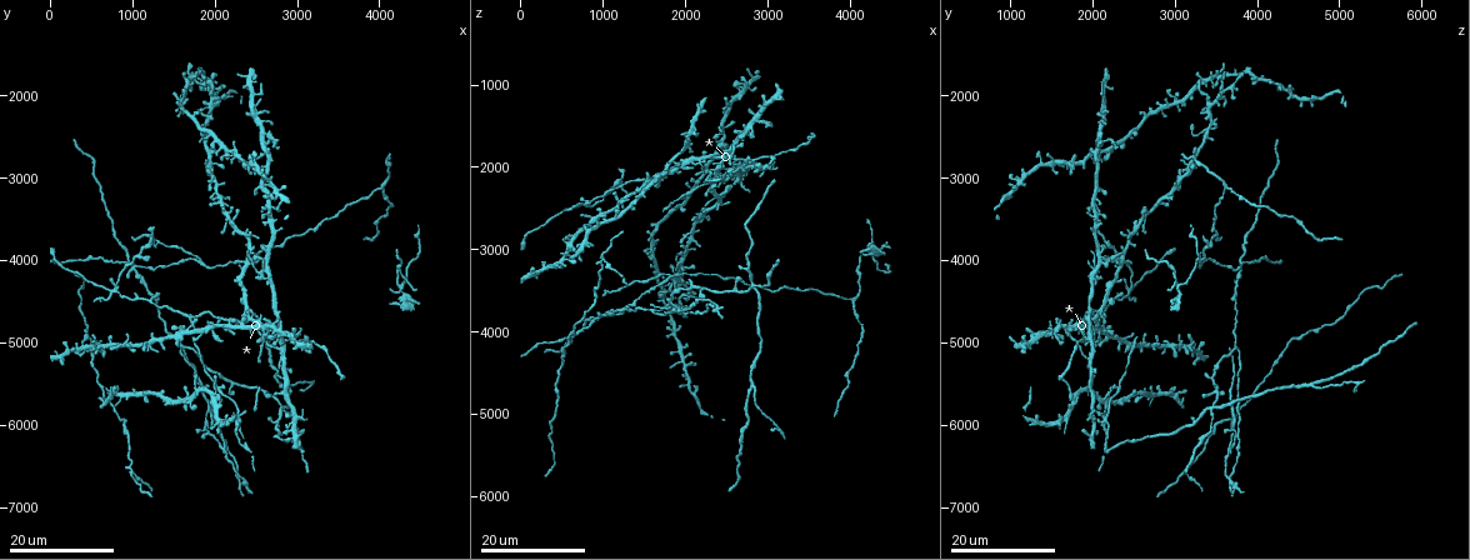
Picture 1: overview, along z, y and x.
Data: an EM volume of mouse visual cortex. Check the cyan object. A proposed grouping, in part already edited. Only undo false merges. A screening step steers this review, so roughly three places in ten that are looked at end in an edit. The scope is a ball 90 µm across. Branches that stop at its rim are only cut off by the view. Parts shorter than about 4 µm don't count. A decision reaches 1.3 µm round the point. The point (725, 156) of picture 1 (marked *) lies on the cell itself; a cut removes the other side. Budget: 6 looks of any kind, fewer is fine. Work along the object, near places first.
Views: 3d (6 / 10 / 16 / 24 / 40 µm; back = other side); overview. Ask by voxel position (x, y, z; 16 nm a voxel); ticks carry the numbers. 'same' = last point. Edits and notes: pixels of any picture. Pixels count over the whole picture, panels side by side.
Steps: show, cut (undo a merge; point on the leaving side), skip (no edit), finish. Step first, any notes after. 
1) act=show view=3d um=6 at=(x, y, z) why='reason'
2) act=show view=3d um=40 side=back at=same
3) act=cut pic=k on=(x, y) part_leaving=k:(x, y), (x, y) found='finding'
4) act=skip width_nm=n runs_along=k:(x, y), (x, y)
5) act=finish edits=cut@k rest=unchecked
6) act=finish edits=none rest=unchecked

act=show view=3d um=16 at=(2800, 5500, 4650) why='thin arm on a thick one'

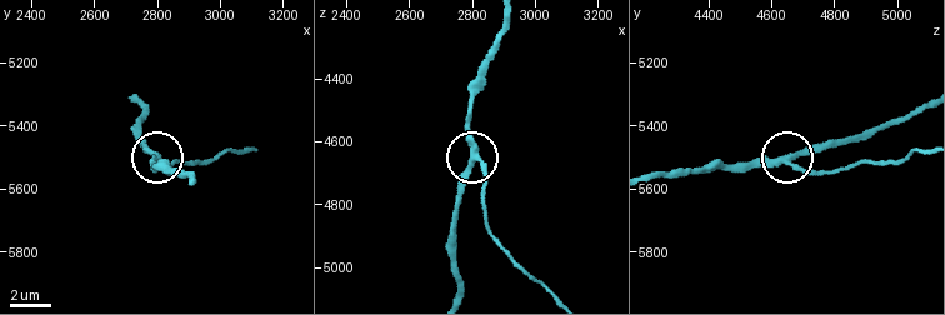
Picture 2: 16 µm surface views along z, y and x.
act=show view=3d um=10 at=(2820, 5510, 4660) why='closer look'

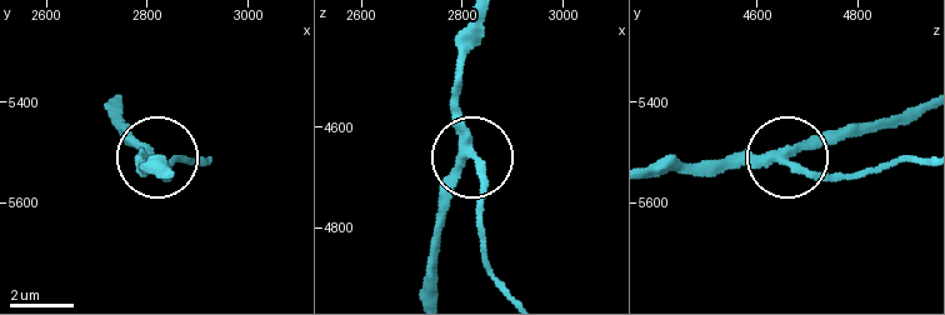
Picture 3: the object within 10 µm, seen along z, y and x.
act=skip width_nm=270 runs_along=3:(483, 26), (458, 74), (458, 123), (483, 171), (483, 249) found='one cell here'

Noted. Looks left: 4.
act=show view=3d um=16 at=(1000, 6600, 3100) why='three-way junction'

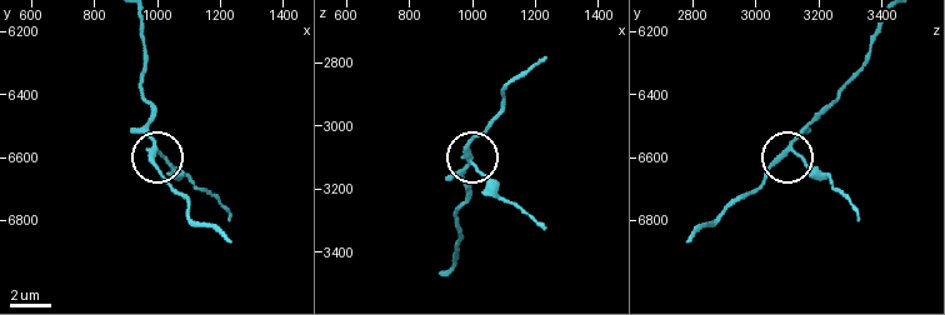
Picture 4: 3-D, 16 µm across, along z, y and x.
act=show view=3d um=10 at=(1000, 6590, 3120) why='zoom in'

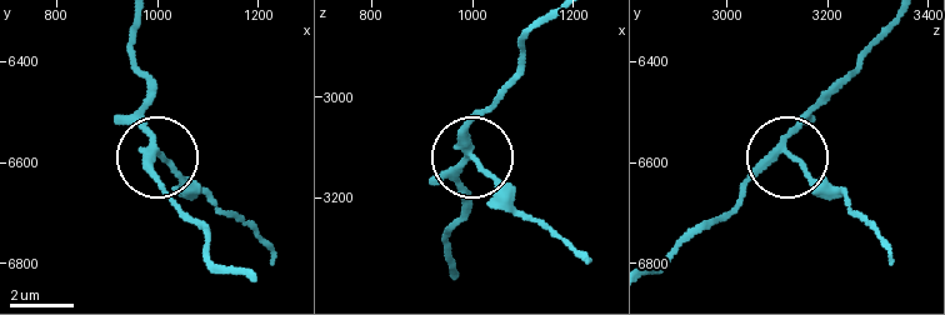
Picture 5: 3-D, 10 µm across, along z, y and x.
act=cut pic=5 on=(179, 173) arms=3 part_leaving=5:(151, 149), (198, 194), (238, 219), (270, 264) found='two cells meet here'

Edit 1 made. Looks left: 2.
act=finish edits=cut@5 rest=unchecked

